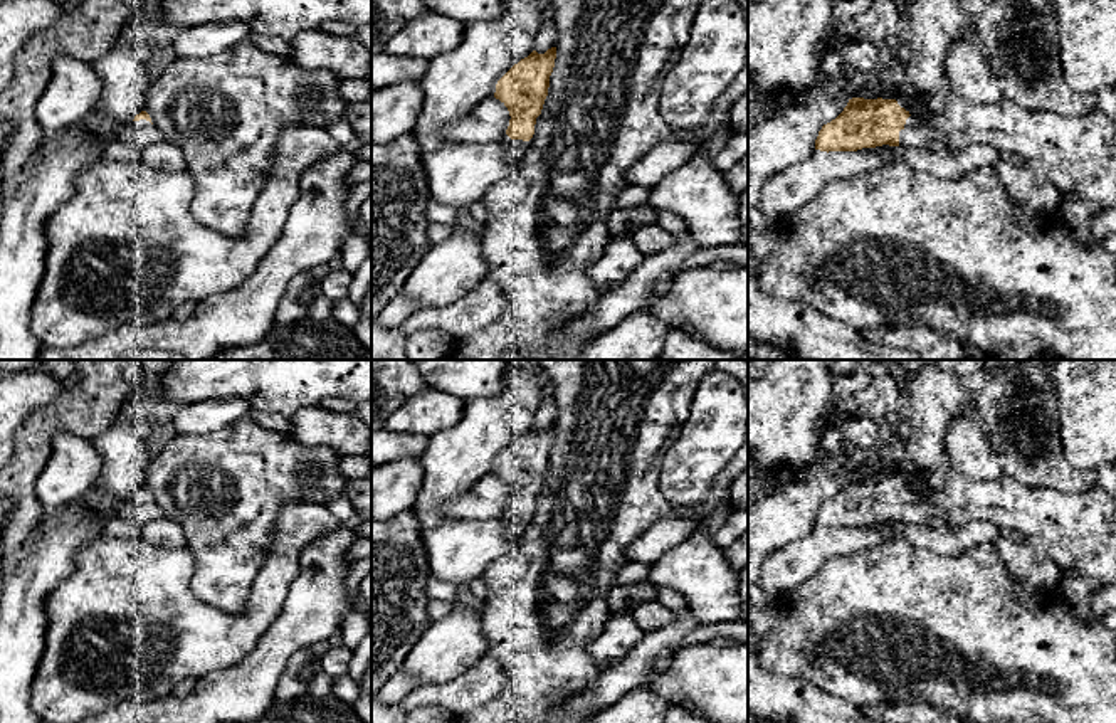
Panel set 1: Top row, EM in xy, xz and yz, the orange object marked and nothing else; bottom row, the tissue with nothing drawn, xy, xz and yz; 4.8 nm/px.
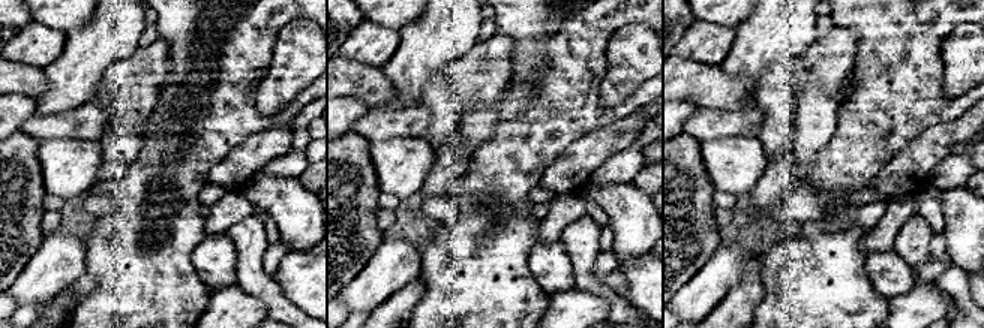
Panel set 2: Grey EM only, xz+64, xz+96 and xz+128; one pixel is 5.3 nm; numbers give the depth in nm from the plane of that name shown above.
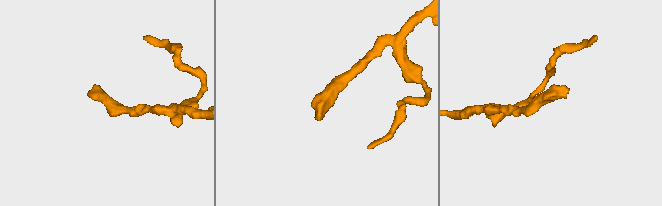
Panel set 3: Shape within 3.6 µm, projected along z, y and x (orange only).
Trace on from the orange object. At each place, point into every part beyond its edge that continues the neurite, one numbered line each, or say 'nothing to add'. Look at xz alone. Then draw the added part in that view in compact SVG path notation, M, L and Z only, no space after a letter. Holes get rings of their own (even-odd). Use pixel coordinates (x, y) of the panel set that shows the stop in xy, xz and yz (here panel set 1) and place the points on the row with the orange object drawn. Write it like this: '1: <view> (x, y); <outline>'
1: xz (518, 148); M504 135L503 143L509 148L511 160L513 160L513 173L523 166L526 150L529 148L529 141L511 140L508 135Z

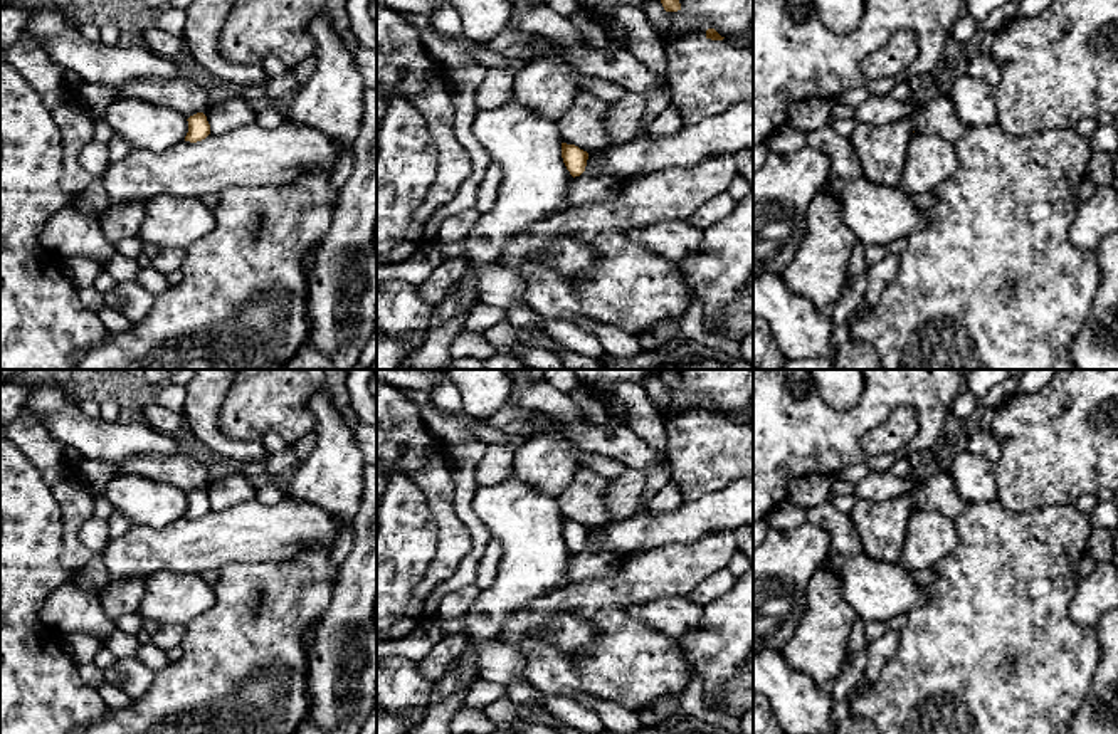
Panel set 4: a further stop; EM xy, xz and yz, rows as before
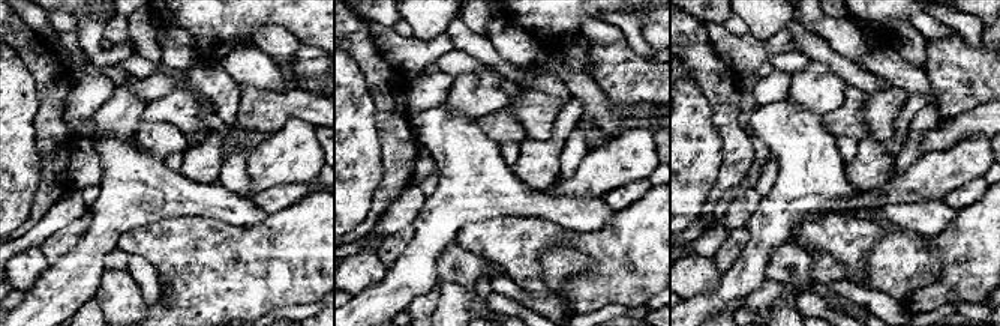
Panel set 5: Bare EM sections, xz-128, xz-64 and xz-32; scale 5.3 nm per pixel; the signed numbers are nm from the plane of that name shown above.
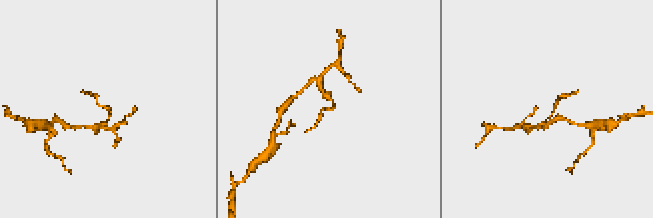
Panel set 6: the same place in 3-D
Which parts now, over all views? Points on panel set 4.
nothing to add

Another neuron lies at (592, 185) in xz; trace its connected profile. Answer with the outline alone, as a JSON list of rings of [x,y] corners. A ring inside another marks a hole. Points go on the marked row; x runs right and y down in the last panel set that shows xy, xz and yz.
[[[595,153],[588,168],[577,178],[572,178],[567,203],[578,207],[612,198],[625,183],[624,178],[607,176],[602,171],[602,158]]]

